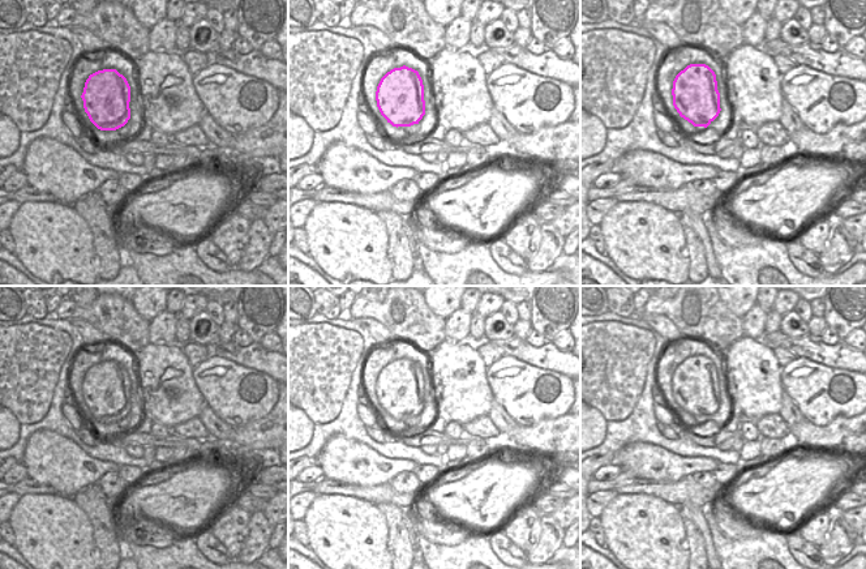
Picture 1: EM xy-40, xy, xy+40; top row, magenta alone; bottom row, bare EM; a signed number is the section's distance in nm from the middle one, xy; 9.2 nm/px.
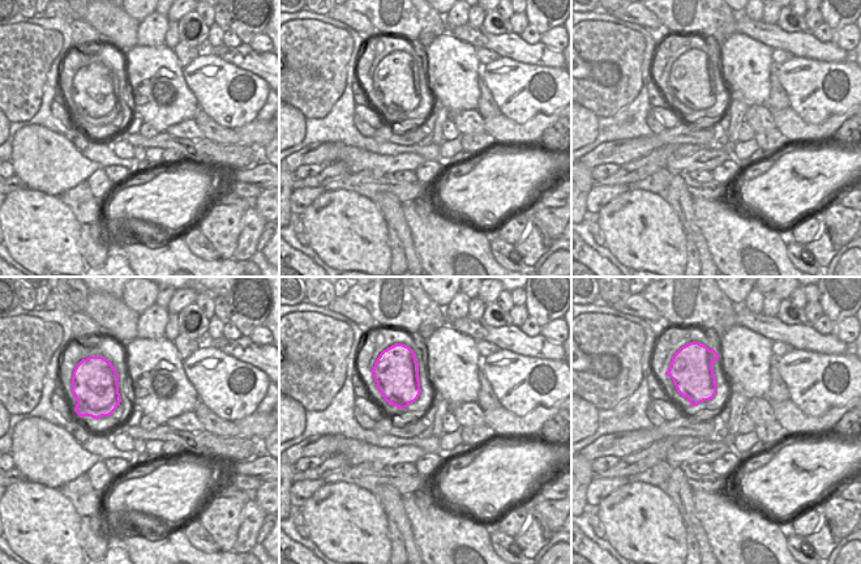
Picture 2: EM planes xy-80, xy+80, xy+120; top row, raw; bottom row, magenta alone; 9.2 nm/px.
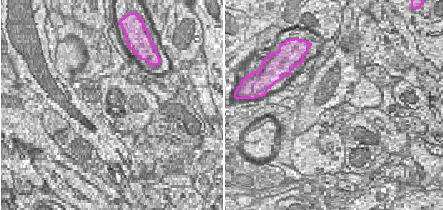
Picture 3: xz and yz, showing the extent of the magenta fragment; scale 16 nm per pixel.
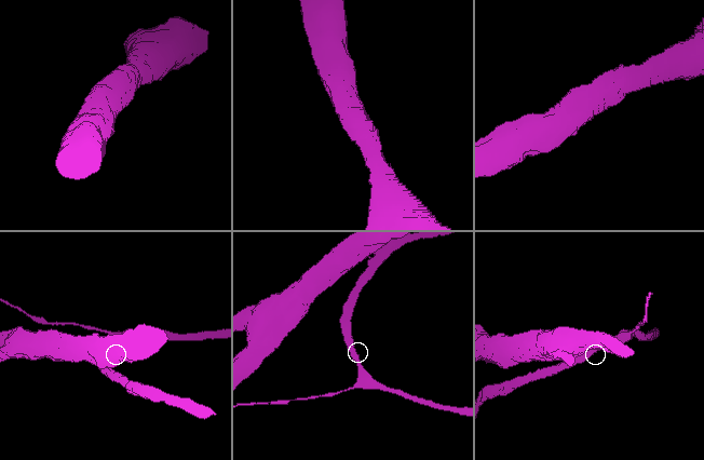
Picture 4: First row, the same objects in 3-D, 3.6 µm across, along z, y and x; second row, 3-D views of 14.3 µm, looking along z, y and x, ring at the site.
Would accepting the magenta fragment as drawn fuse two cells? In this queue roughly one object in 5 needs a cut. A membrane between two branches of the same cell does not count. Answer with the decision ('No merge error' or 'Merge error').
No merge error

